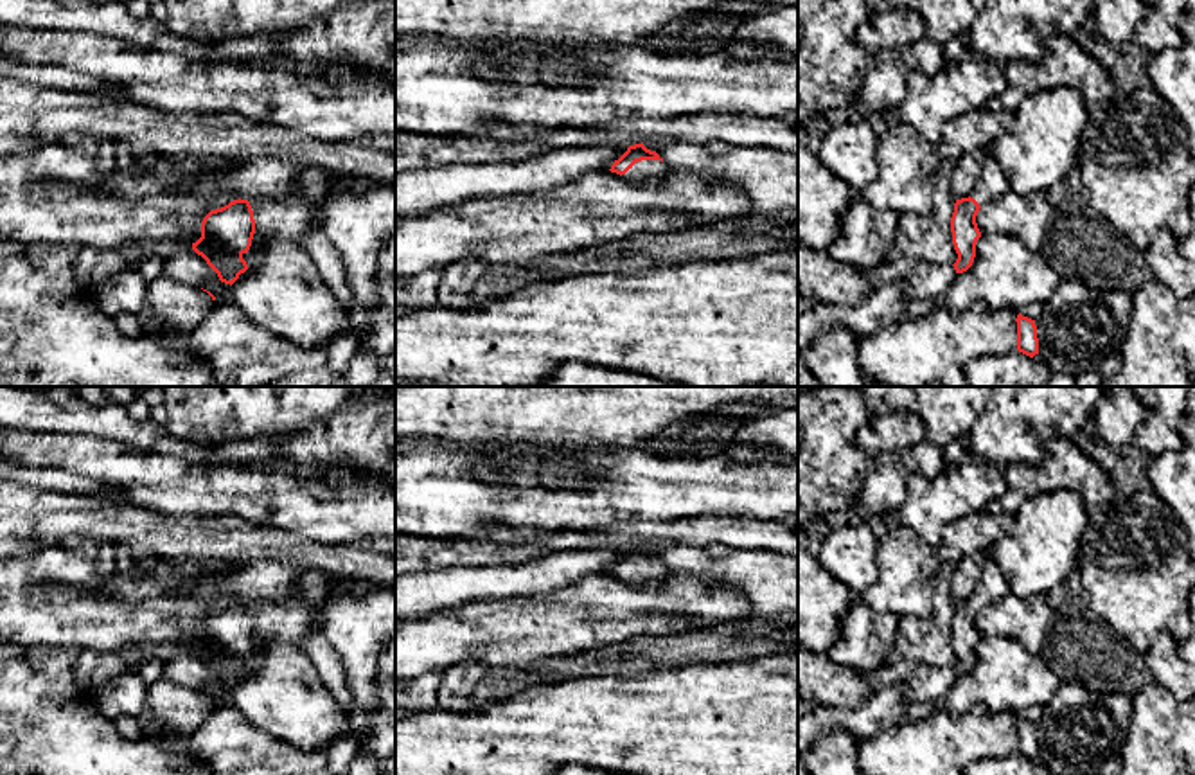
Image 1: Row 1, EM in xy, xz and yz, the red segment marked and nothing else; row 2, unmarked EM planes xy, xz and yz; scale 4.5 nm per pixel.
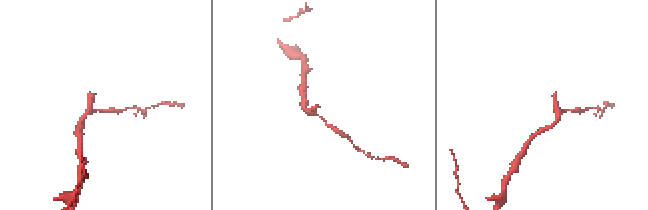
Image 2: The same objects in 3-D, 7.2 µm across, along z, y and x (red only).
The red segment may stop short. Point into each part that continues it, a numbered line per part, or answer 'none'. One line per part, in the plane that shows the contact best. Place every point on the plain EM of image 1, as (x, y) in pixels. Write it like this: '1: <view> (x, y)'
1: xz (642, 574)

